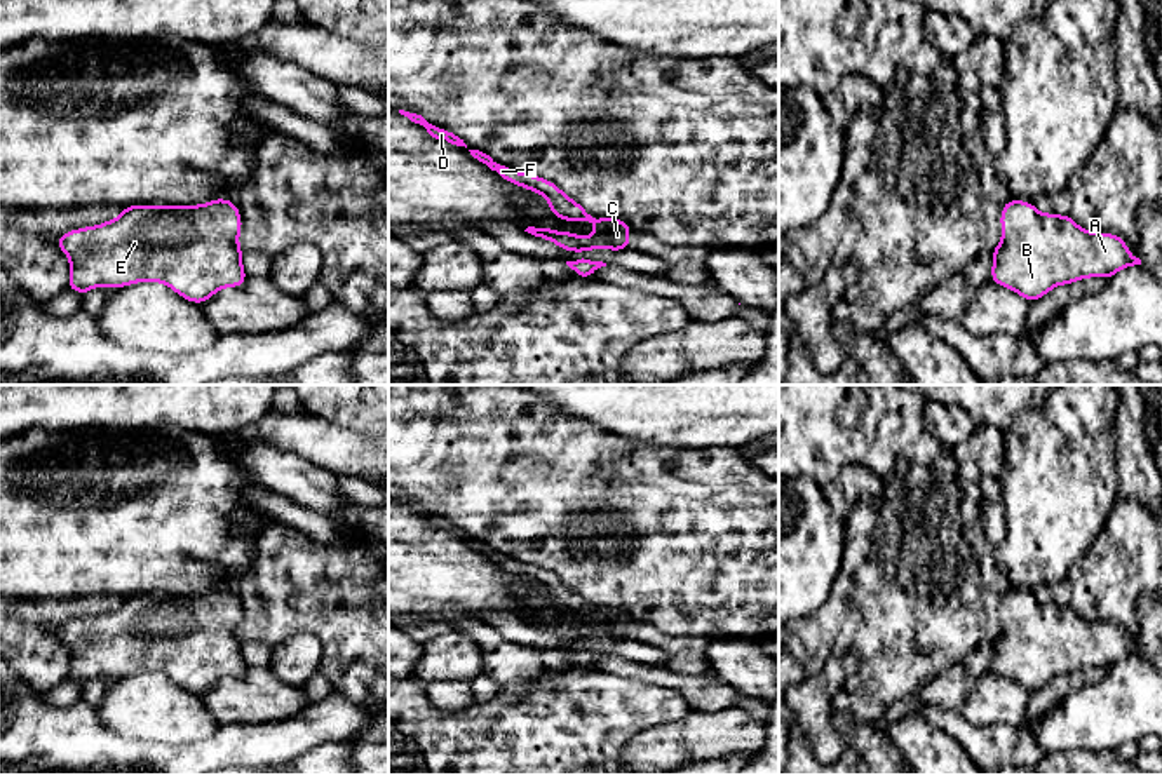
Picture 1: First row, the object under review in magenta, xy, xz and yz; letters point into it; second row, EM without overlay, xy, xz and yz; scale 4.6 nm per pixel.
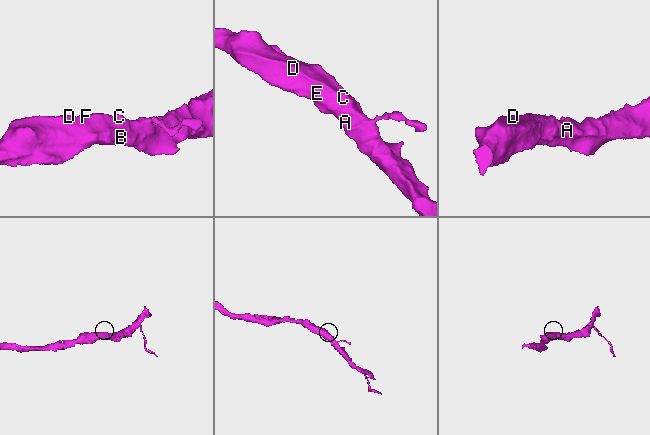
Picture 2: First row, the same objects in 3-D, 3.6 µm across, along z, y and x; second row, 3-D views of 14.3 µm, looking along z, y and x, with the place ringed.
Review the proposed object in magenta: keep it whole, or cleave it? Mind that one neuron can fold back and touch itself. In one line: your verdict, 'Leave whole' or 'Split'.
Leave whole

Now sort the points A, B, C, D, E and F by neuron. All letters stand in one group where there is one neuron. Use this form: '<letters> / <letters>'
A B C D E F

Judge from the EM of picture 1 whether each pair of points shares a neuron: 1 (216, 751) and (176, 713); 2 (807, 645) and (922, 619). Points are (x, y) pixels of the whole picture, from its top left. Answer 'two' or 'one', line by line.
1: two
2: one

